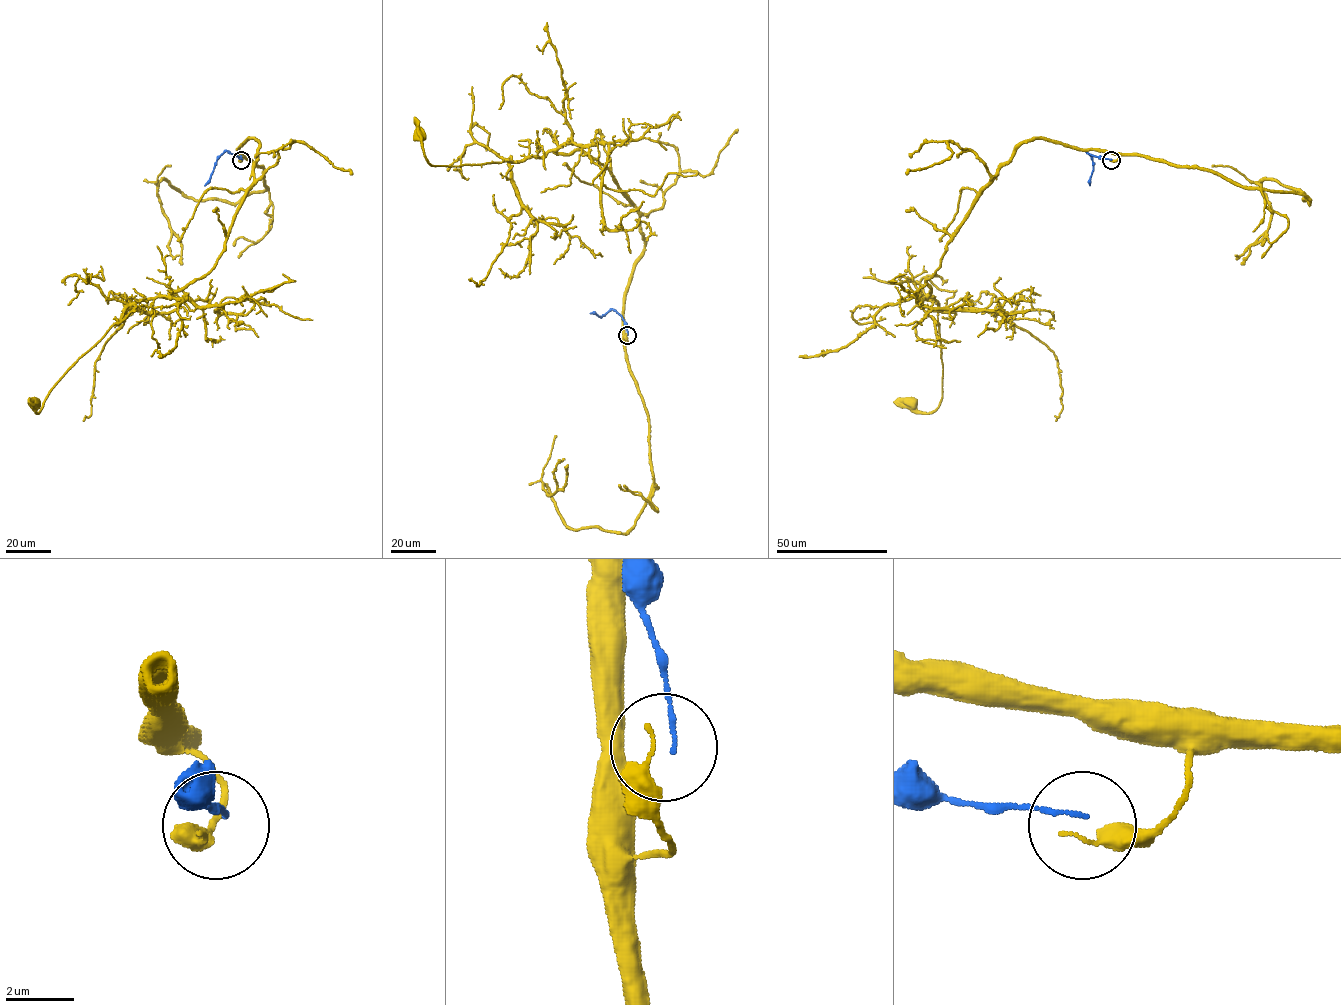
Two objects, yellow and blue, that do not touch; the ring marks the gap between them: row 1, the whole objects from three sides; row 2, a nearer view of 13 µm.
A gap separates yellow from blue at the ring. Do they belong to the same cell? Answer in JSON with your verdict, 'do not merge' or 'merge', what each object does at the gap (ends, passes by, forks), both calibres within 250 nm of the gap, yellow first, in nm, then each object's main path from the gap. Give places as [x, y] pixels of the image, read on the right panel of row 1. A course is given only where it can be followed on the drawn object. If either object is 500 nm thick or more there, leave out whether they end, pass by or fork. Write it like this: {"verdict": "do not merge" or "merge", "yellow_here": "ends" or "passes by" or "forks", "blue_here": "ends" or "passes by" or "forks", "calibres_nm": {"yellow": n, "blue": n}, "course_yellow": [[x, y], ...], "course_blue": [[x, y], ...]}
{"verdict": "do not merge", "yellow_here": "ends", "blue_here": "ends", "calibres_nm": {"yellow": 130, "blue": 100}, "course_yellow": [[1111, 161], [1118, 154], [1032, 138], [981, 190], [926, 281], [937, 305], [942, 398], [928, 413], [911, 402]], "course_blue": [[1111, 159], [1100, 158], [1085, 151], [1092, 160], [1090, 185]]}

